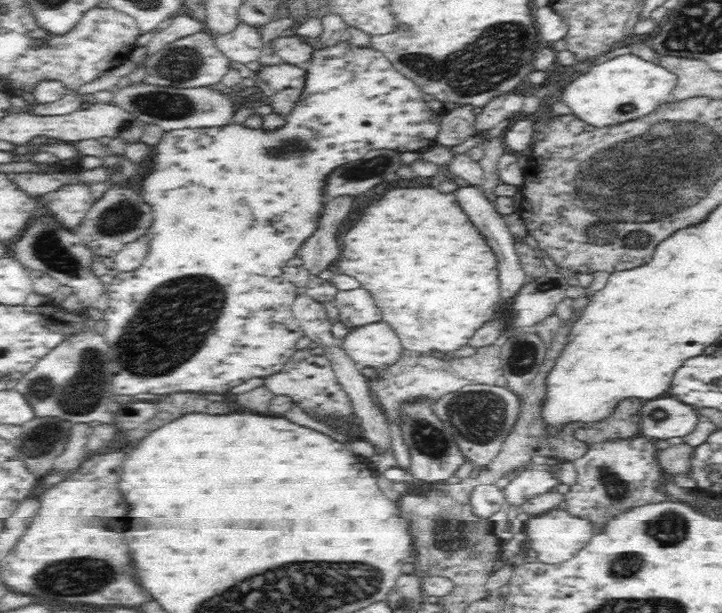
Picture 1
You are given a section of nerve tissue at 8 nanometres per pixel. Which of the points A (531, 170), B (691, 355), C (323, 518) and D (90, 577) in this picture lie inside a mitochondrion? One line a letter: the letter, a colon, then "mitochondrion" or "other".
A: other
B: other
C: other
D: mitochondrion

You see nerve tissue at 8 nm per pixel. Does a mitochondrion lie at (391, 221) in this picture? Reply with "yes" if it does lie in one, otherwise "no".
no

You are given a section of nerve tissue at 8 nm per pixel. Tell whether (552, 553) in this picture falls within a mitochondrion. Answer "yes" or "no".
no

